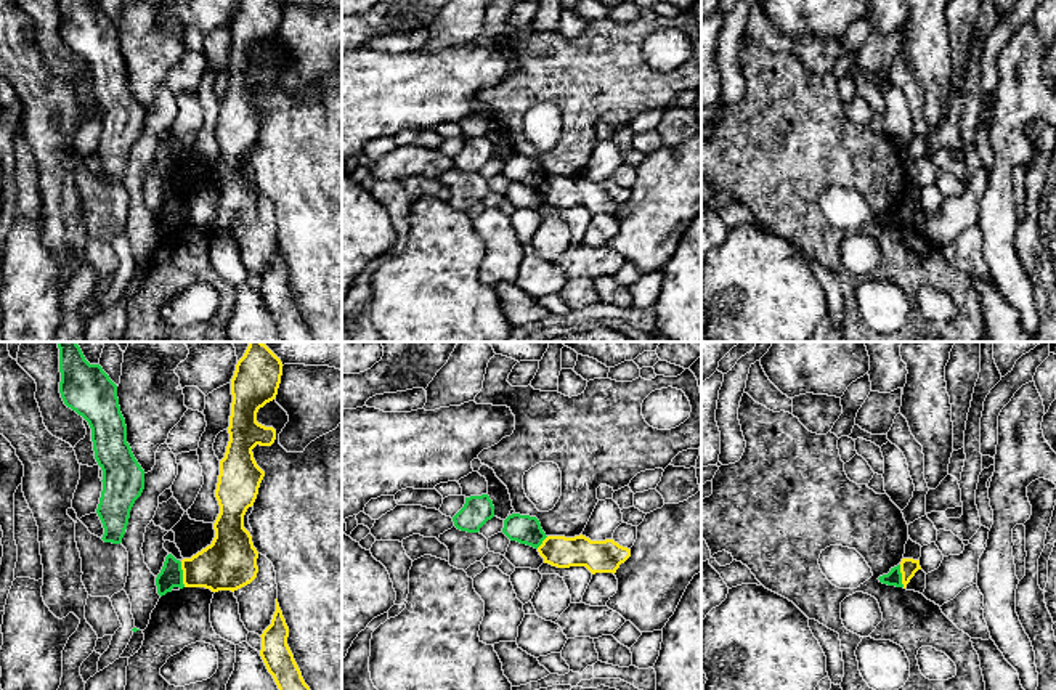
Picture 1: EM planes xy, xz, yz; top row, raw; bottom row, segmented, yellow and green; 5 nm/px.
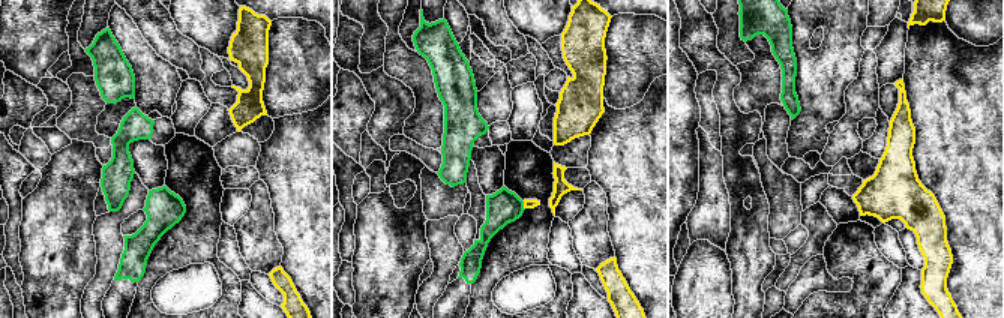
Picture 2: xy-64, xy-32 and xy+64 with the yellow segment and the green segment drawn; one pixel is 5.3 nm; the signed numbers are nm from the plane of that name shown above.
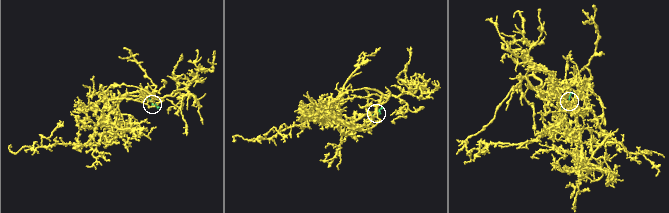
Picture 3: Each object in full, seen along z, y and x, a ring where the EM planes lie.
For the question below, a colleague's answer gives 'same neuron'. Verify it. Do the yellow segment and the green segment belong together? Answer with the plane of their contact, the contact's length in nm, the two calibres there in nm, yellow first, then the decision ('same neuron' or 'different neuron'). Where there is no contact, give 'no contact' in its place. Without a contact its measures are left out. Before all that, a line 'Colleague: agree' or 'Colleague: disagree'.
Colleague: disagree
meets yellow in xy; contact 130 nm long; 280 nm thick on the yellow side, 120 nm on the other; different neuron

